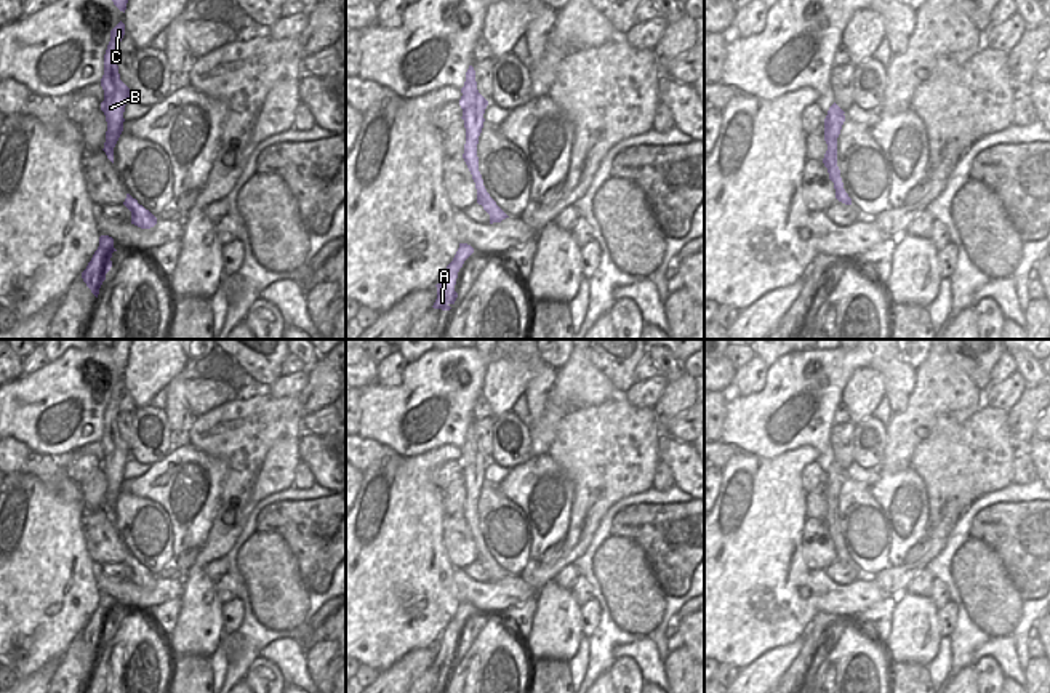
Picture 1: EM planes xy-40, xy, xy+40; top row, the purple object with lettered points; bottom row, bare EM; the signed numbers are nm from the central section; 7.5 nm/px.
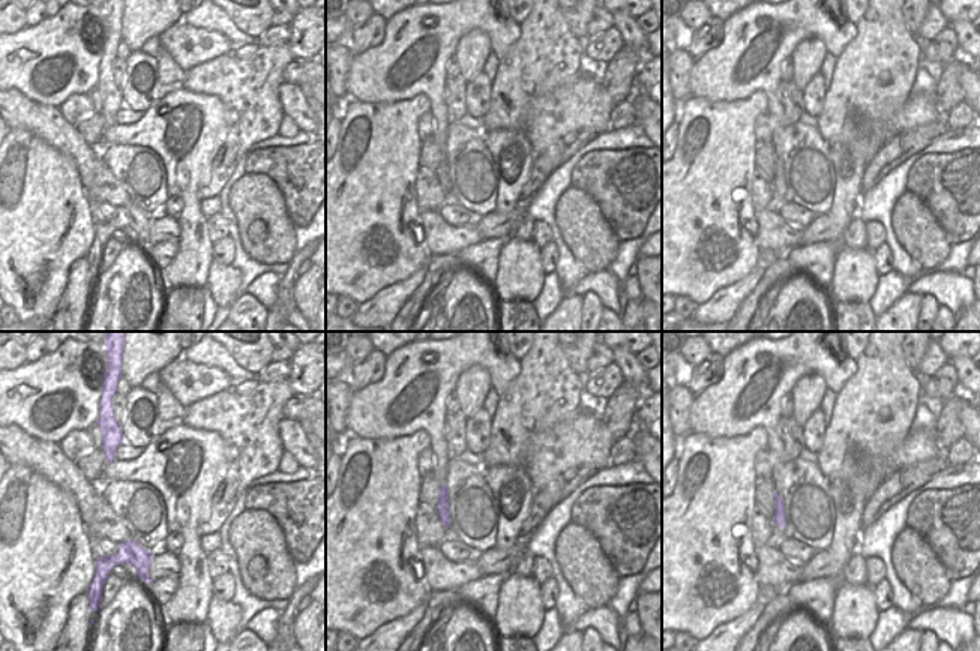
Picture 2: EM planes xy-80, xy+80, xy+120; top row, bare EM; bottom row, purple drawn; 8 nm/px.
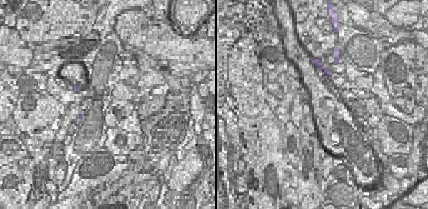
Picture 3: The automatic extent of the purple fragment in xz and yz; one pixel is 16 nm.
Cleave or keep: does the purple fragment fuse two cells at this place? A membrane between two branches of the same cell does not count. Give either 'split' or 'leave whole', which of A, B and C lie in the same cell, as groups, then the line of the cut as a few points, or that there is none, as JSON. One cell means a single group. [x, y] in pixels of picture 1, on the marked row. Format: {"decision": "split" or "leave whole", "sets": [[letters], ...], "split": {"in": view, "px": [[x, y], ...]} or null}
{"decision": "leave whole", "sets": [["A", "B", "C"]], "split": null}

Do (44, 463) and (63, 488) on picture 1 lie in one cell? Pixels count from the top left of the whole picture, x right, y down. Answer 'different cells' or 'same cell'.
same cell

